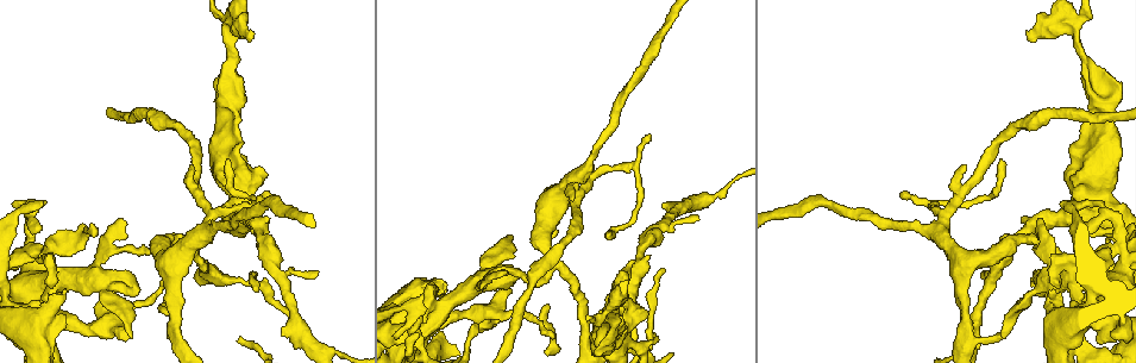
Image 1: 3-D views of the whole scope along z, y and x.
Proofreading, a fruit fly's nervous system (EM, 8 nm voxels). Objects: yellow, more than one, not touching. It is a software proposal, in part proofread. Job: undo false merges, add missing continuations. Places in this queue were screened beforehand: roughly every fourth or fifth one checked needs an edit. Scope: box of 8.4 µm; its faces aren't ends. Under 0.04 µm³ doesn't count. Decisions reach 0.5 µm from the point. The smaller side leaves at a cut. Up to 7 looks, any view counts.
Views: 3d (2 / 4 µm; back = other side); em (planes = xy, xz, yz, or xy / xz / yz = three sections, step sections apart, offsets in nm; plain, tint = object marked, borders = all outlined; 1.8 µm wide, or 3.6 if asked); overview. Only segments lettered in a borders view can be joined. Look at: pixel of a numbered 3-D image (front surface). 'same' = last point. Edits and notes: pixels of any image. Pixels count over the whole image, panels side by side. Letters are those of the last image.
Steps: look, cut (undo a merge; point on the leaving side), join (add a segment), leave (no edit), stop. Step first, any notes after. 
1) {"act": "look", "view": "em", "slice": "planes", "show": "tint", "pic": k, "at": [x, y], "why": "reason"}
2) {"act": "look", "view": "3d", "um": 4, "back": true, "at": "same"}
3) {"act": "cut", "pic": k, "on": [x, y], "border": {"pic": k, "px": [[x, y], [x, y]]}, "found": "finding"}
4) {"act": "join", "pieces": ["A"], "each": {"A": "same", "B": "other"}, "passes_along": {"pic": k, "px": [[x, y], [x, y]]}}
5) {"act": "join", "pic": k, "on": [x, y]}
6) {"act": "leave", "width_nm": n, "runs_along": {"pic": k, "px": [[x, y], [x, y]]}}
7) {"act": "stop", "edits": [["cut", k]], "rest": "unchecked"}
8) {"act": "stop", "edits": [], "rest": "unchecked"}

{"act": "look", "view": "em", "slice": "yz", "step": 4, "show": "borders", "pic": 1, "at": [170, 239], "why": "thin arm on a thick one"}

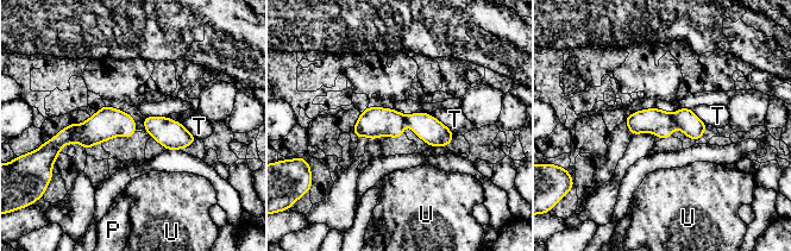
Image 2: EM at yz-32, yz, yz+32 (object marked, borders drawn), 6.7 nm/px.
{"act": "cut", "pic": 2, "on": [659, 123], "longest_contact_nm": ["T", 180], "each": {"P": "other", "T": "other", "U": "other"}, "border": {"pic": 2, "px": [[671, 114], [676, 125]]}, "found": "two neurons meet here"}

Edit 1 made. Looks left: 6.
{"act": "look", "view": "em", "slice": "xy", "step": 16, "show": "borders", "pic": 1, "at": [546, 304]}

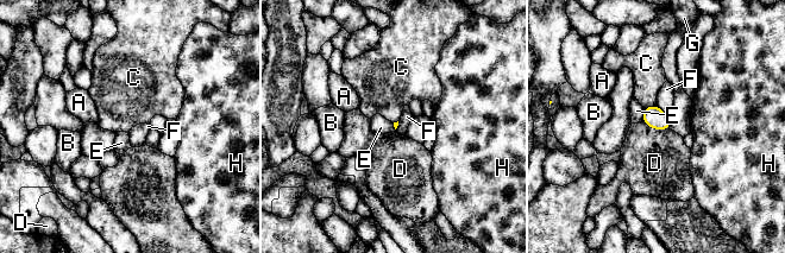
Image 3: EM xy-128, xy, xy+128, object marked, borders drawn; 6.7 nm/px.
{"act": "leave", "each": {"A": "other", "B": "other", "C": "other", "D": "other", "E": "other", "F": "other", "G": "other", "H": "other"}, "border": {"pic": 3, "px": [[645, 108], [641, 120]]}, "found": "none of them fits"}

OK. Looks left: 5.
{"act": "look", "view": "3d", "um": 2, "back": true, "pic": 1, "at": [597, 340], "why": "a narrow waist"}

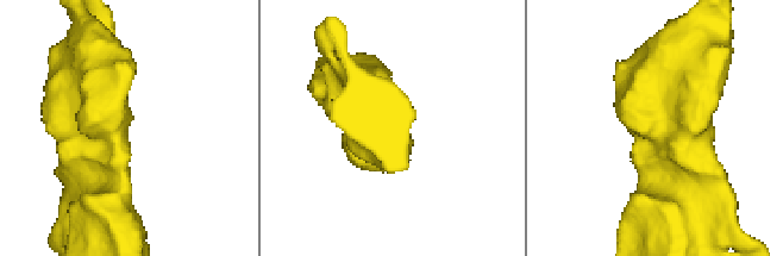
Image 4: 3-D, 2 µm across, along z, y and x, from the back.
{"act": "look", "view": "em", "um": 3.6, "slice": "yz", "step": 8, "show": "tint", "pic": 4, "at": [114, 165], "why": "shape alone is not enough"}

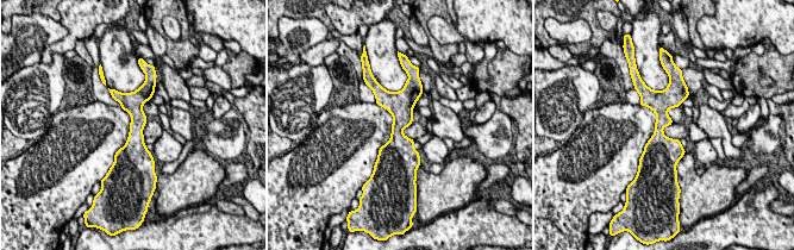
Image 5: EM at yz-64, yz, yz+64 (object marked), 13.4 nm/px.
{"act": "look", "view": "em", "um": 3.6, "slice": "planes", "show": "borders", "at": "same"}

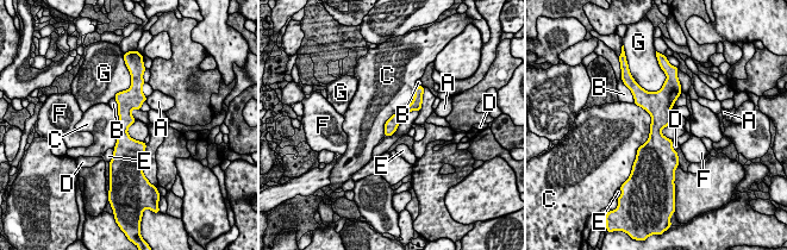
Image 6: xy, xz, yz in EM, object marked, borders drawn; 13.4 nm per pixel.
{"act": "leave", "each": {"A": "other", "B": "other", "C": "other", "D": "other", "E": "other", "F": "other", "G": "other"}, "runs_along": {"pic": 6, "px": [[132, 91], [123, 125], [124, 158]]}, "found": "one neuron here"}

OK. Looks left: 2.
{"act": "stop", "edits": [["cut", 2]], "rest": "unchecked"}

